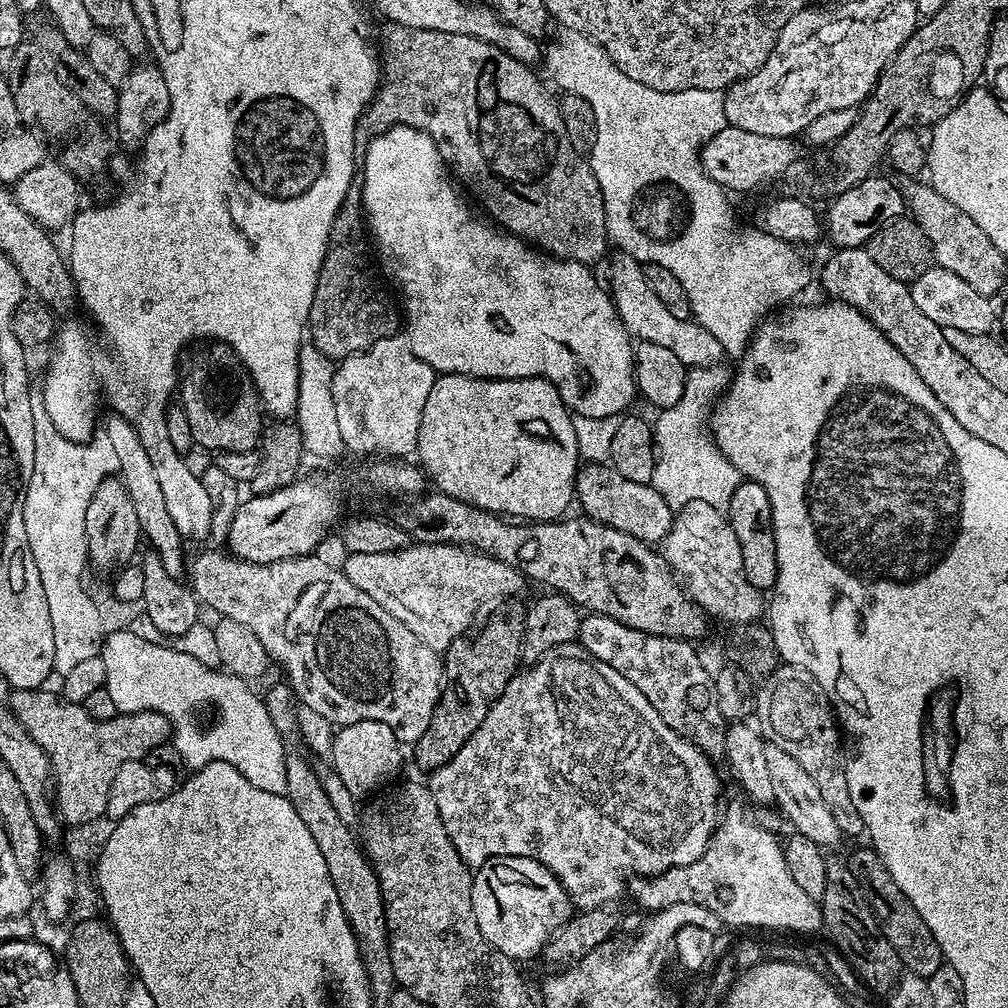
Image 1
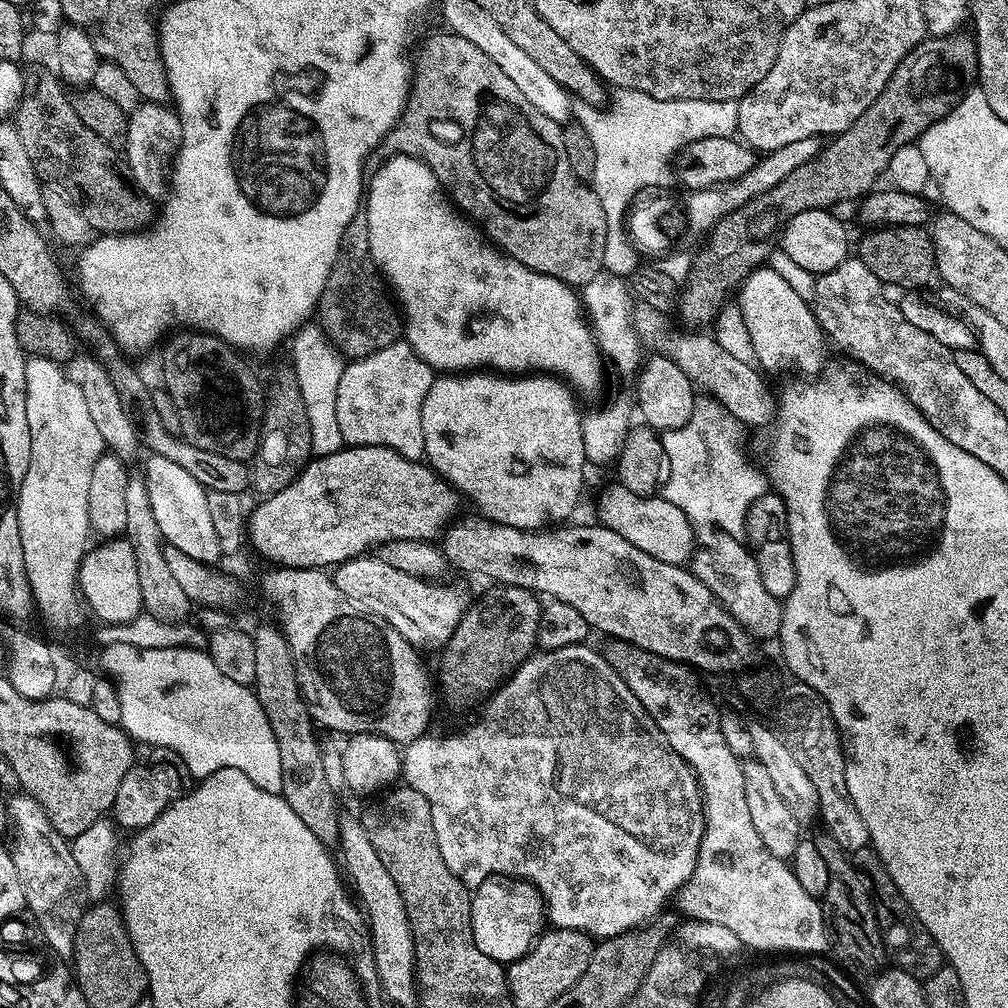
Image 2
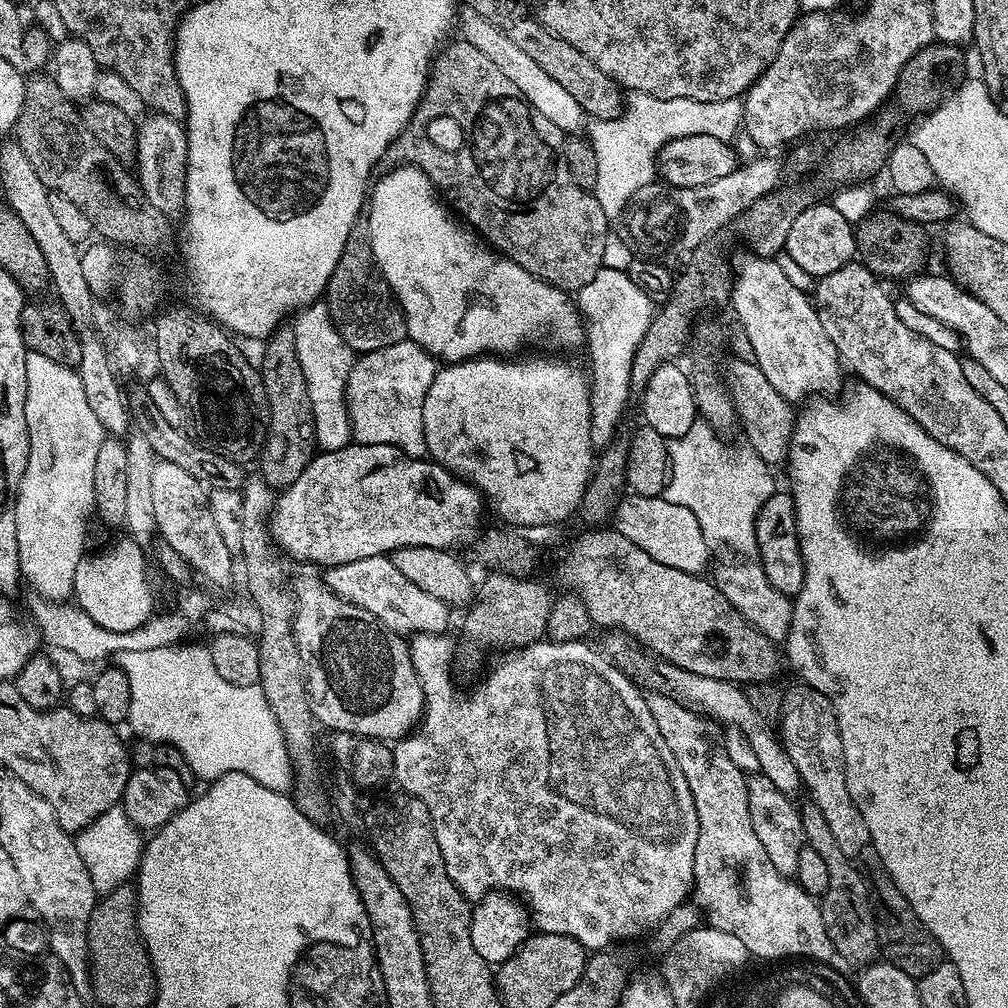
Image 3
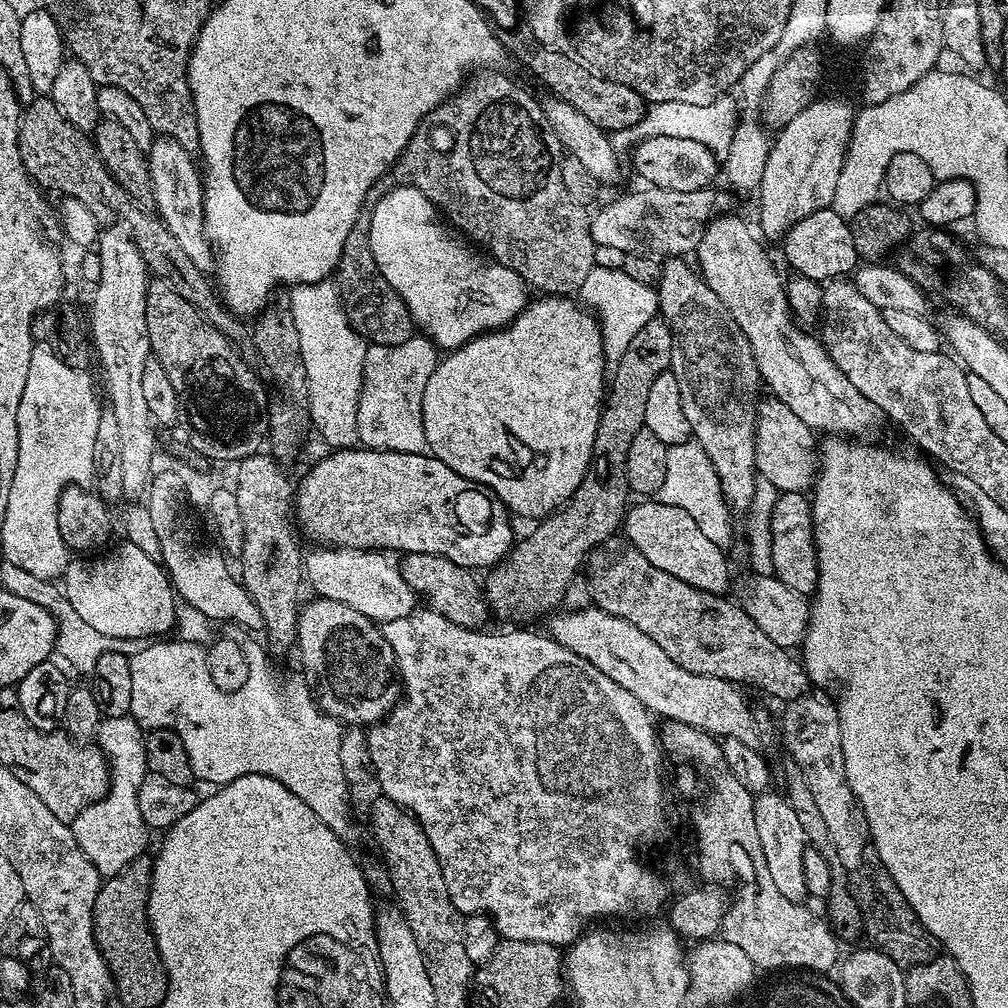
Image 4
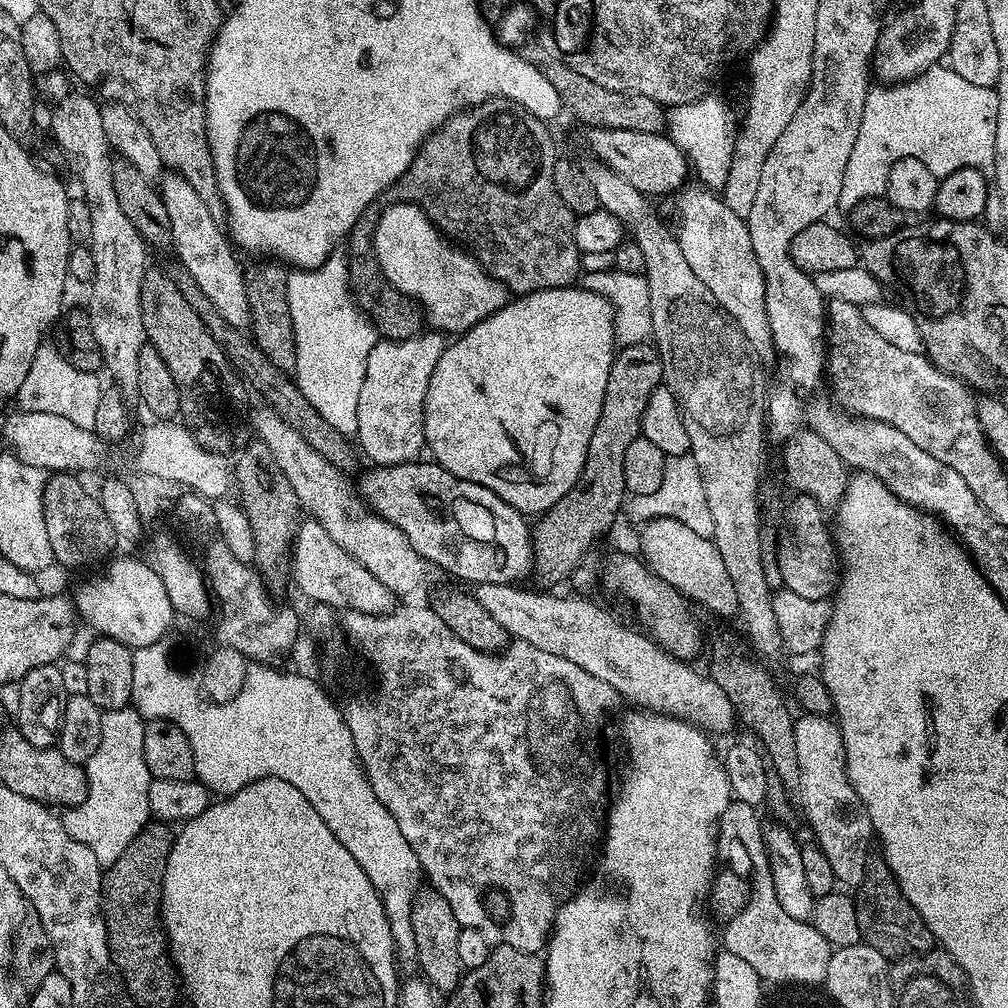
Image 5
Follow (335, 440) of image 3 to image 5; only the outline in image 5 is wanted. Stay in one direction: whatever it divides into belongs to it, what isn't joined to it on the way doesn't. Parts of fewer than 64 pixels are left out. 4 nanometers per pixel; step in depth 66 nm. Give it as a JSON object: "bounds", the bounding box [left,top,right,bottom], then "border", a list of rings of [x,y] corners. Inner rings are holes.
{"bounds":[288,255,378,438],"border":[[[343,255],[328,256],[317,268],[302,268],[288,273],[290,315],[293,318],[294,342],[297,344],[297,364],[294,381],[318,414],[347,438],[358,430],[358,394],[362,378],[366,378],[366,358],[374,350],[378,339],[376,325],[369,320],[352,297],[352,283],[348,281],[348,261]]]}

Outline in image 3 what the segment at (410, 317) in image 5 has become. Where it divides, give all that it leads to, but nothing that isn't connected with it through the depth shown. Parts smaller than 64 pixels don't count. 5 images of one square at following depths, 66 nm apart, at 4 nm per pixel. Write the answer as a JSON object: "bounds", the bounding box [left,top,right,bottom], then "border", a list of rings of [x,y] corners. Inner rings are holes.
{"bounds":[326,215,408,353],"border":[[[367,215],[357,216],[354,226],[350,226],[350,238],[346,238],[342,258],[338,258],[334,274],[330,274],[326,303],[333,326],[352,347],[353,353],[382,350],[407,337],[408,327],[404,321],[404,311],[400,309],[399,302],[392,295],[392,287],[380,275],[376,260],[372,257]]]}

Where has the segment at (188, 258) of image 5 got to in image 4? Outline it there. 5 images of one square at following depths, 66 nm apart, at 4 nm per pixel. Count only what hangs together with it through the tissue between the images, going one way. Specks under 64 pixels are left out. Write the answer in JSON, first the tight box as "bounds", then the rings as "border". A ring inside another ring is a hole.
{"bounds":[146,136,218,273],"border":[[[161,136],[153,139],[146,155],[155,213],[190,257],[190,262],[198,270],[211,273],[218,257],[212,241],[204,233],[204,181],[193,155],[173,139]]]}

